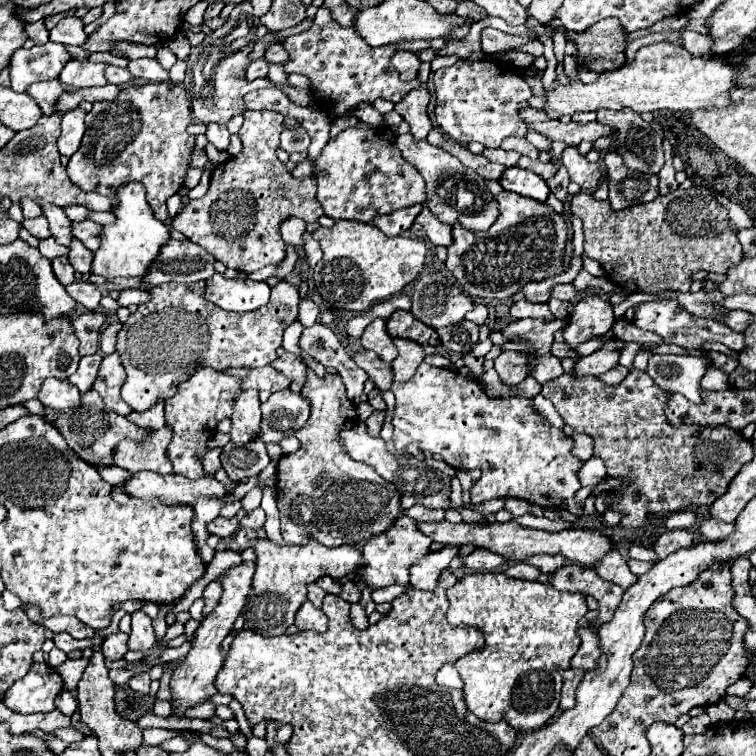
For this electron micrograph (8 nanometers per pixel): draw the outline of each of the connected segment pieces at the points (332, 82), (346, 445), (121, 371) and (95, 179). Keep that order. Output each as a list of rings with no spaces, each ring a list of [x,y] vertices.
[[[319,8],[313,26],[307,32],[289,36],[283,40],[285,50],[289,52],[289,62],[283,64],[285,72],[299,72],[311,80],[315,100],[329,114],[345,114],[361,102],[375,102],[377,98],[391,100],[397,104],[409,90],[419,84],[405,84],[399,80],[399,72],[391,66],[391,56],[396,44],[371,48],[353,28],[343,28],[335,24],[329,8]]]
[[[359,422],[349,430],[343,430],[339,440],[343,440],[343,450],[357,462],[369,464],[371,468],[375,468],[375,472],[379,476],[383,476],[387,482],[393,482],[395,488],[401,494],[401,506],[407,510],[415,504],[421,504],[425,508],[445,508],[449,504],[449,488],[451,488],[451,480],[449,476],[441,474],[439,470],[429,468],[425,462],[413,458],[413,456],[401,456],[401,454],[391,454],[389,450],[385,450],[385,442],[381,436],[369,436],[367,434],[367,424]]]
[[[113,352],[109,356],[103,358],[101,368],[99,368],[99,376],[93,384],[93,388],[101,394],[107,410],[113,410],[121,416],[129,416],[133,412],[133,408],[121,400],[121,386],[125,384],[125,368],[119,360],[119,354]]]
[[[155,82],[145,86],[127,86],[119,92],[117,100],[113,102],[95,102],[91,112],[87,112],[85,136],[79,150],[71,156],[67,164],[69,178],[81,190],[95,190],[103,196],[115,198],[115,188],[127,182],[141,182],[149,194],[149,206],[153,208],[155,216],[165,222],[167,220],[167,198],[177,194],[183,186],[185,172],[189,168],[191,148],[195,146],[195,136],[187,134],[187,126],[191,124],[191,102],[183,84],[173,82]]]

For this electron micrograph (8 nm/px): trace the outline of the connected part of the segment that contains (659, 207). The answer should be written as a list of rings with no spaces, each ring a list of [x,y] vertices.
[[[677,188],[665,196],[655,198],[647,204],[637,204],[625,210],[615,212],[607,200],[595,200],[595,212],[591,212],[587,192],[579,192],[571,200],[571,212],[577,214],[583,220],[583,234],[585,234],[585,248],[583,256],[595,260],[601,264],[605,278],[609,278],[615,286],[635,294],[635,292],[665,292],[665,290],[681,290],[689,292],[691,288],[691,276],[697,270],[705,272],[719,272],[725,274],[729,266],[739,264],[743,258],[741,244],[737,240],[737,230],[751,228],[753,220],[749,214],[731,202],[729,198],[709,190],[709,188]]]

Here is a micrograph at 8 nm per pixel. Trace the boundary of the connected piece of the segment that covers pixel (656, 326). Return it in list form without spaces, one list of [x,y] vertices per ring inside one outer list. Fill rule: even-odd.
[[[661,300],[661,302],[647,302],[647,304],[639,304],[635,308],[635,320],[633,324],[637,328],[643,330],[651,330],[659,336],[663,336],[667,342],[671,344],[679,344],[683,348],[699,348],[705,342],[723,342],[727,348],[741,352],[743,350],[743,336],[739,332],[733,332],[731,328],[715,322],[715,320],[705,320],[699,316],[693,316],[689,312],[685,312],[683,308],[679,308],[677,300]]]

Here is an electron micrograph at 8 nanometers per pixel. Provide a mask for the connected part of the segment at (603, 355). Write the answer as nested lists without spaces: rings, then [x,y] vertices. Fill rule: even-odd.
[[[613,338],[611,342],[603,344],[603,348],[593,352],[591,356],[579,358],[573,374],[575,376],[589,376],[589,374],[597,376],[597,374],[613,370],[619,364],[619,356],[621,356],[623,348],[625,348],[625,342],[619,338]]]

